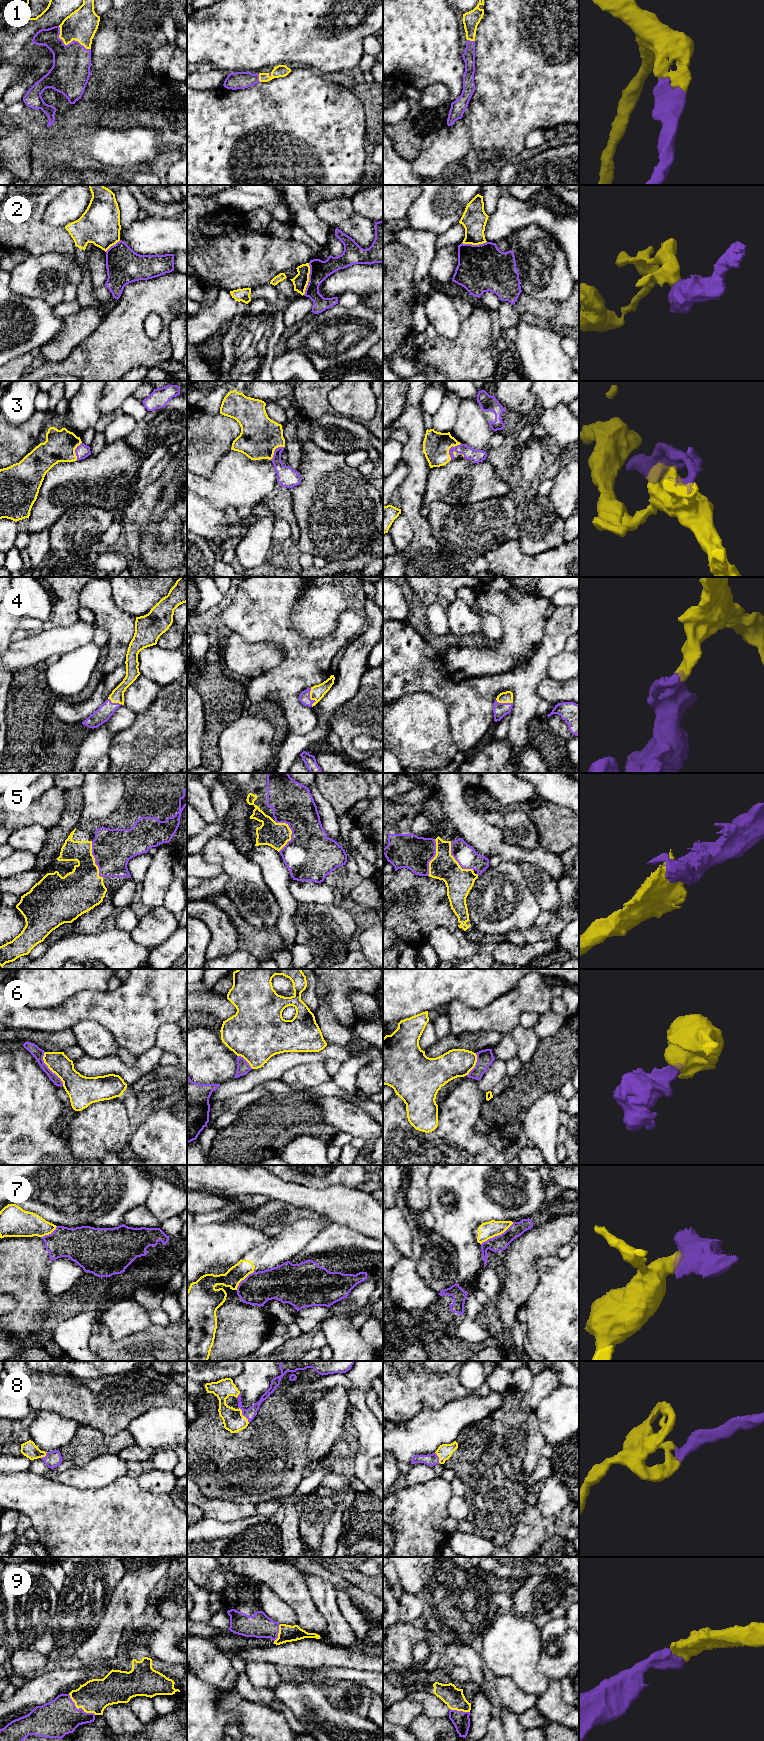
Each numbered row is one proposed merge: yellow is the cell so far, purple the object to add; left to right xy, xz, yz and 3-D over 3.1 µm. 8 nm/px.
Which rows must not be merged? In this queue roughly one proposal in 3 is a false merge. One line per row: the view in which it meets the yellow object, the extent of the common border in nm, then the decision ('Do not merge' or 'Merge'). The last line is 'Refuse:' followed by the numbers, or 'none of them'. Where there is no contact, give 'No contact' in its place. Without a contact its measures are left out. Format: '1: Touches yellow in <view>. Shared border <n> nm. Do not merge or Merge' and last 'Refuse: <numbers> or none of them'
1: Touches yellow in xy. Shared border 320 nm. Merge
2: Touches yellow in xz. Shared border 260 nm. Do not merge
3: Touches yellow in yz. Shared border 170 nm. Merge
4: Touches yellow in xz. Shared border 150 nm. Merge
5: Touches yellow in xz. Shared border 260 nm. Merge
6: Touches yellow in xy. Shared border 320 nm. Do not merge
7: Touches yellow in yz. Shared border 320 nm. Do not merge
8: Touches yellow in xz. Shared border 150 nm. Merge
9: Touches yellow in xy. Shared border 280 nm. Merge
Refuse: 2, 6, 7

